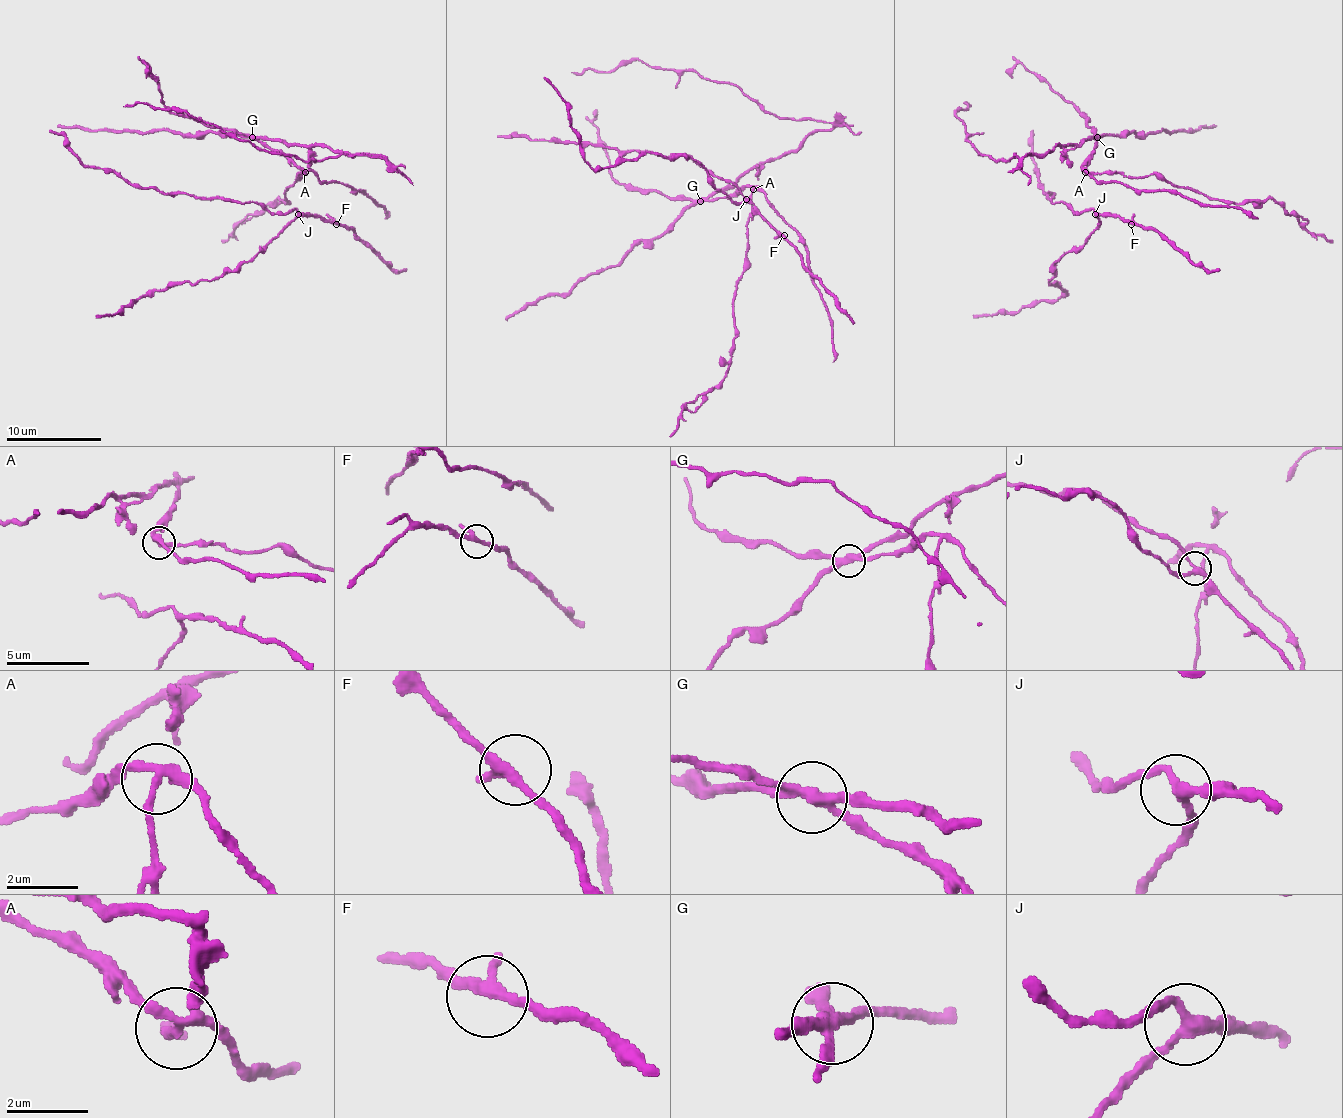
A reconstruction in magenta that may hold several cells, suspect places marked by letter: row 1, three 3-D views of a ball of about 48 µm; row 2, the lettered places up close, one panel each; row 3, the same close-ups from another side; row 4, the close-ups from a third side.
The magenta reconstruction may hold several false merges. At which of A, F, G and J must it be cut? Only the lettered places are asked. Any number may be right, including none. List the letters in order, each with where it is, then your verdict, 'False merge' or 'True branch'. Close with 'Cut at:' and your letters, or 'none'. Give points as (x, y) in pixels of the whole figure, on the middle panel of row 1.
A: Place: (753, 189). False merge
F: Place: (784, 235). True branch
G: Place: (700, 201). False merge
J: Place: (746, 199). True branch
Cut at: A, G

